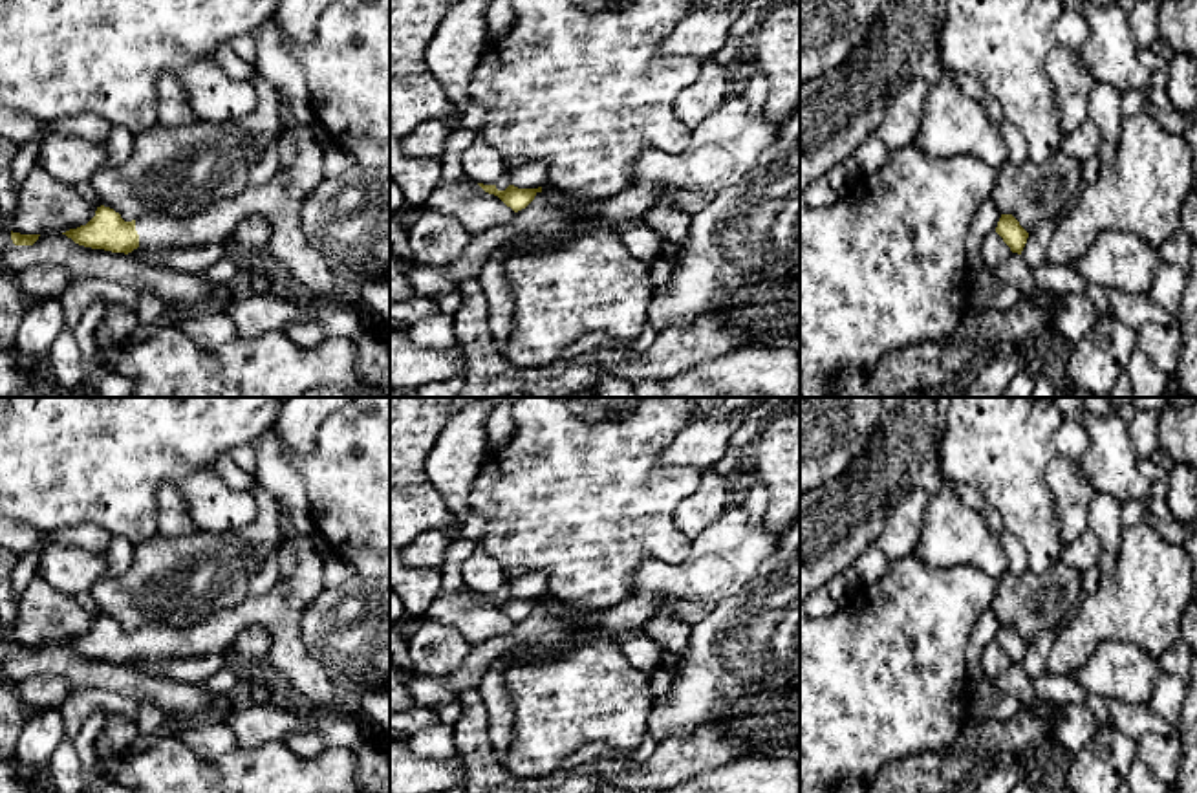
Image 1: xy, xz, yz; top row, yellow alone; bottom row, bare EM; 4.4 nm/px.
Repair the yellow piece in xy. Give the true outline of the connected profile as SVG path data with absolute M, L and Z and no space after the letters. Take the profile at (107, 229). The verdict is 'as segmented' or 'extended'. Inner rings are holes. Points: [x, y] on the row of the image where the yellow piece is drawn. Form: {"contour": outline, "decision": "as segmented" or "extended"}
{"contour": "M282 93L280 121L282 128L289 130L297 141L297 158L267 183L247 187L238 196L185 218L148 214L124 222L119 212L101 205L86 225L62 234L84 247L128 255L137 247L200 247L225 242L243 218L262 214L273 227L267 244L269 253L287 266L295 280L309 289L311 304L318 308L340 306L344 293L337 278L307 244L300 227L302 196L326 178L324 152L311 128L293 123Z", "decision": "extended"}

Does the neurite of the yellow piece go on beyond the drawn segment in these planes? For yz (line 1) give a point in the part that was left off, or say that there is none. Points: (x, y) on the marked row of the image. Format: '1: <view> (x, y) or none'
1: none

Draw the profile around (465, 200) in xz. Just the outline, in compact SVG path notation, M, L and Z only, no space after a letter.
M469 178L436 187L426 198L425 207L458 218L470 238L498 227L514 216L514 211L498 196L485 192Z

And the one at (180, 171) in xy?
M262 79L256 108L242 125L154 125L134 137L132 156L123 165L97 170L90 185L101 205L119 212L124 222L148 214L192 216L245 190L251 168L271 143L278 143L282 130L280 93Z

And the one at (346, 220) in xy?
M355 165L337 178L324 178L302 196L300 227L340 288L355 291L362 284L390 278L390 168Z

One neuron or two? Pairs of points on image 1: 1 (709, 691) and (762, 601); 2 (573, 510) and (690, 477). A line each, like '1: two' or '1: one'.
1: one
2: one

